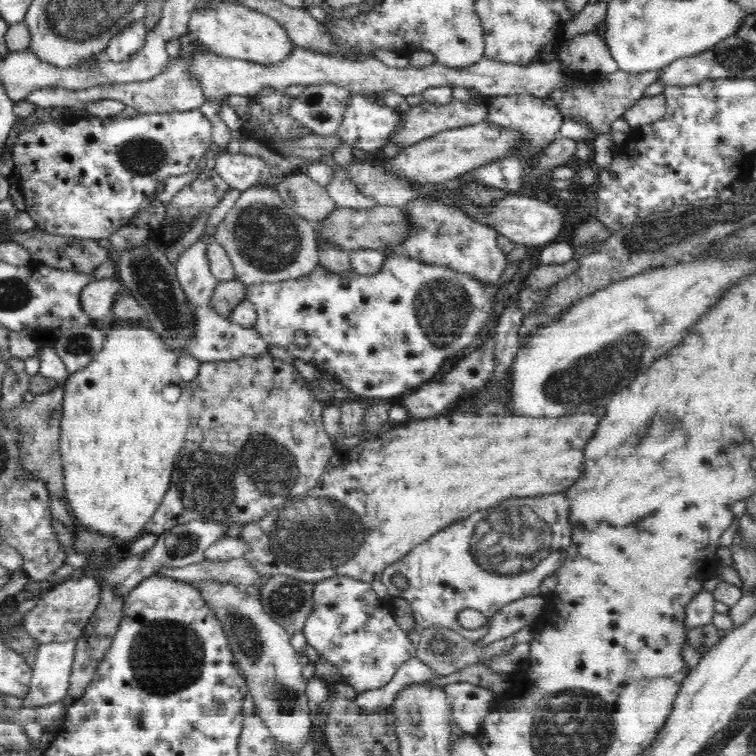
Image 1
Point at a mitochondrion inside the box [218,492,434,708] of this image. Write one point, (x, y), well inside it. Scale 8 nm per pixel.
(321, 532)

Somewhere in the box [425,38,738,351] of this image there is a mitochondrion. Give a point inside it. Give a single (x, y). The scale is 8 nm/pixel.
(662, 234)

